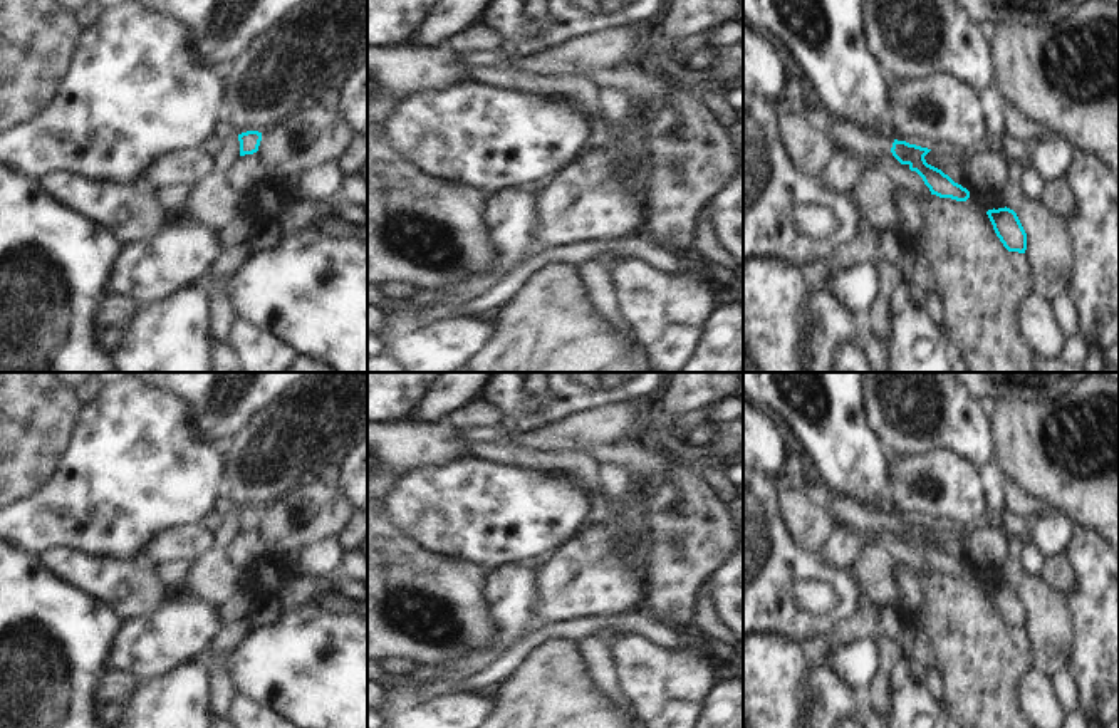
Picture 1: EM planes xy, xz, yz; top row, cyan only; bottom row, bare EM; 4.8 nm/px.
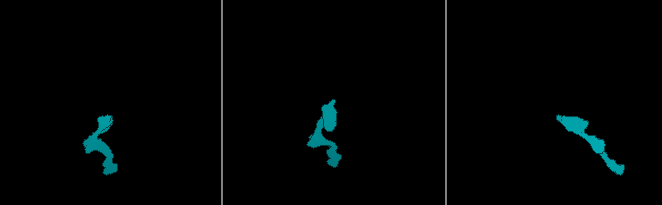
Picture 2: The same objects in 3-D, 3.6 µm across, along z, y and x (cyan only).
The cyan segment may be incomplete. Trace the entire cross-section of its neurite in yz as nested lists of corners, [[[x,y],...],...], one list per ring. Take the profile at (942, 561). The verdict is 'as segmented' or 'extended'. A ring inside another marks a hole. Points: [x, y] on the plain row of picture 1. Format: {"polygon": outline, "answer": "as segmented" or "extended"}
{"polygon": [[[832,493],[829,513],[834,522],[844,520],[867,535],[877,528],[891,527],[901,540],[908,540],[911,547],[916,547],[923,554],[931,570],[956,577],[966,577],[970,574],[970,567],[966,564],[955,559],[941,545],[926,538],[924,532],[931,527],[928,523],[898,517],[891,510],[867,507],[835,493]]], "answer": "extended"}

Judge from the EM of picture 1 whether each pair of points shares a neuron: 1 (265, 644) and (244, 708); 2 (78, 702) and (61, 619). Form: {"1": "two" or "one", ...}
{"1": "two", "2": "one"}

